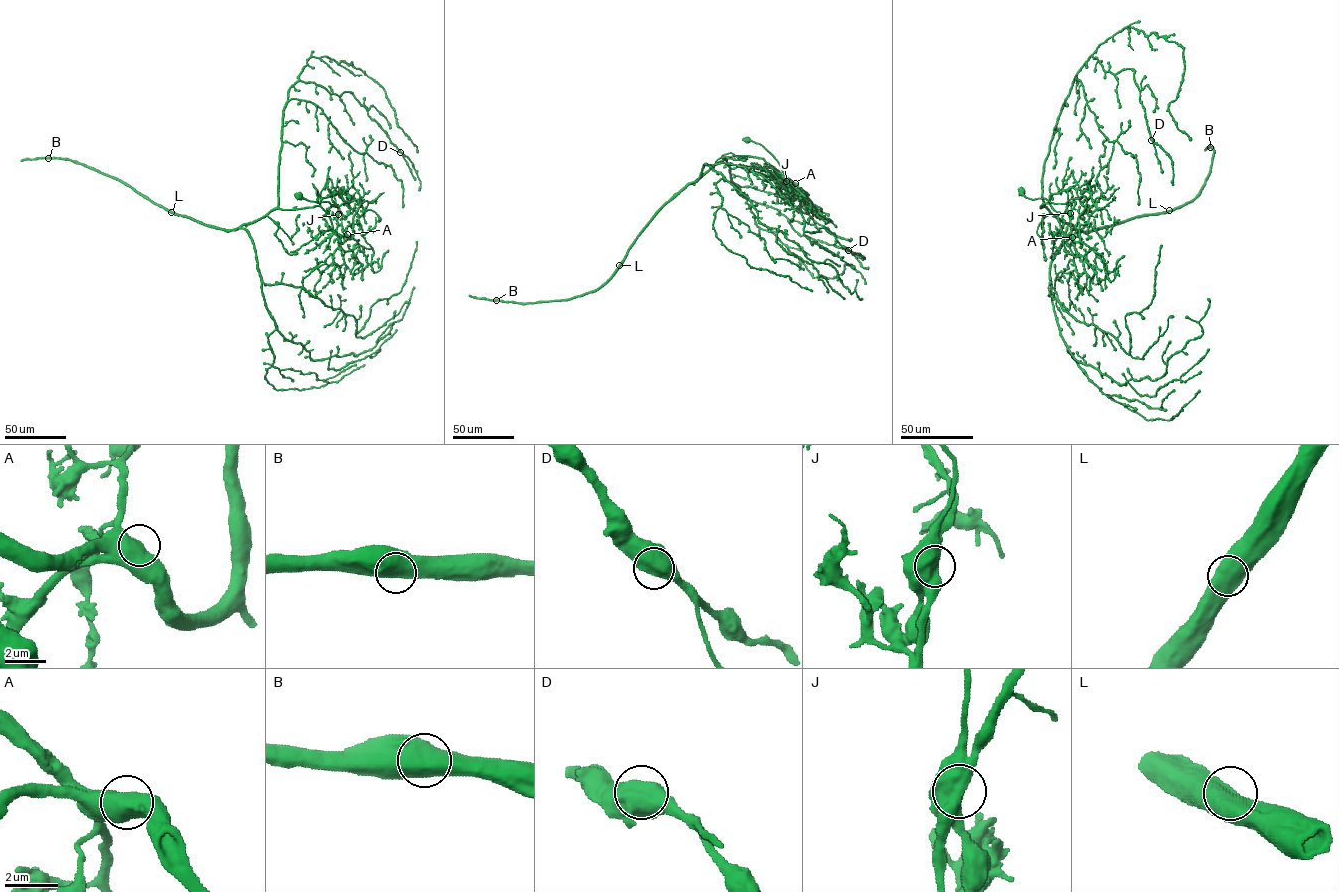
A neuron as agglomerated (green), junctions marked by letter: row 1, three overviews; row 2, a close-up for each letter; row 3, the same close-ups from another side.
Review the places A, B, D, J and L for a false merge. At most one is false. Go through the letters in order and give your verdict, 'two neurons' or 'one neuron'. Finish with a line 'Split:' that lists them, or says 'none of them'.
A: one neuron
B: one neuron
D: one neuron
J: two neurons
L: one neuron
Split: J

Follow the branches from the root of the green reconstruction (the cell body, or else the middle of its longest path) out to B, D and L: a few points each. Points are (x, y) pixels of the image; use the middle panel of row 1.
B: (747, 140), (761, 144), (806, 197), (762, 158), (731, 156), (669, 200), (597, 288), (554, 301), (496, 300)
D: (747, 140), (808, 195), (748, 156), (726, 158), (736, 191), (776, 209), (800, 235), (848, 250)
L: (747, 140), (761, 144), (806, 197), (762, 158), (731, 156), (669, 200), (619, 265)

